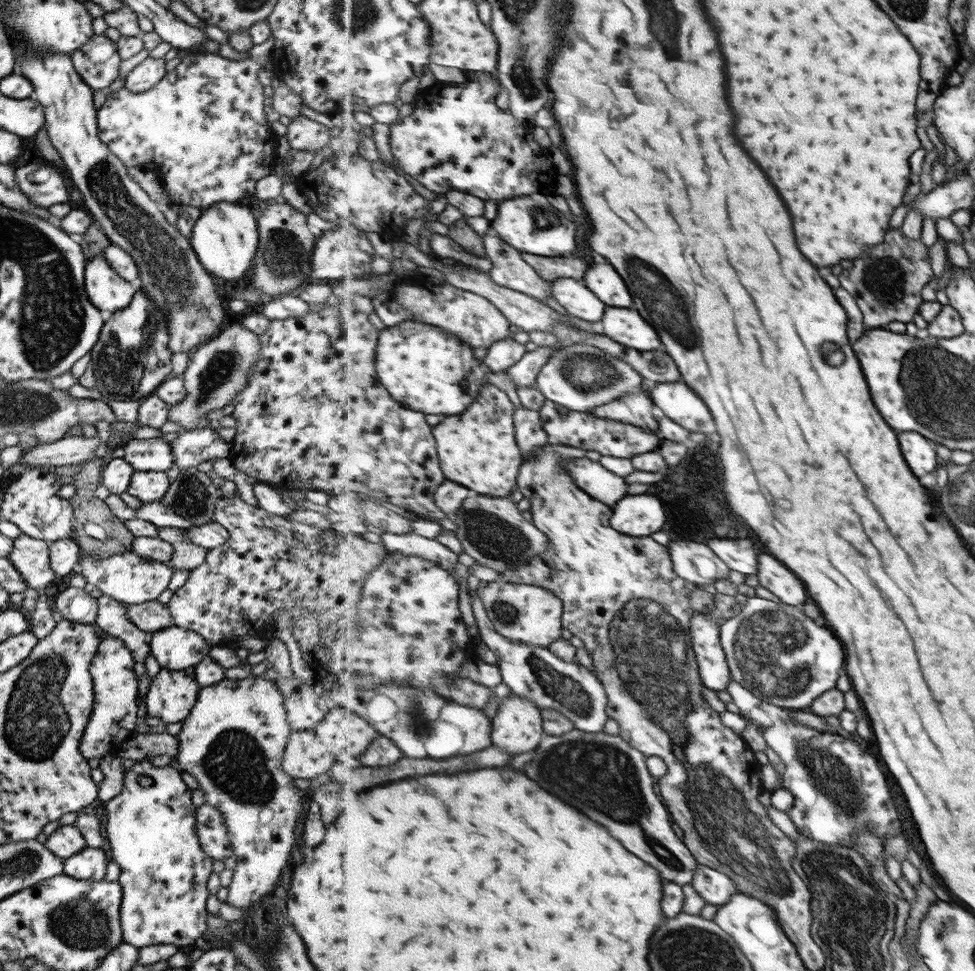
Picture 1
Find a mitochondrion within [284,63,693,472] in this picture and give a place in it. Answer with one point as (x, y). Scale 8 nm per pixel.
(587, 374)

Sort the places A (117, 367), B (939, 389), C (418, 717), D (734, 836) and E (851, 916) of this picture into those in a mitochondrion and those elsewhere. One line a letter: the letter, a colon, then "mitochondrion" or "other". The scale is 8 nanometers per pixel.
A: mitochondrion
B: mitochondrion
C: mitochondrion
D: mitochondrion
E: mitochondrion

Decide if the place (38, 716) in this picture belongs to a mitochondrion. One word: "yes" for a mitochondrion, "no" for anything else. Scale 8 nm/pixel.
yes

